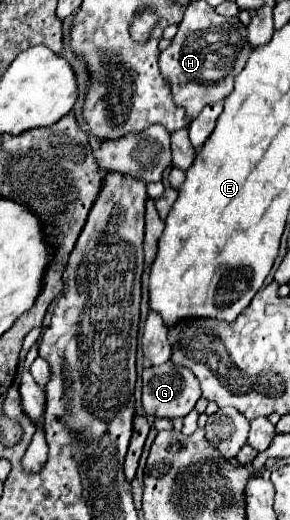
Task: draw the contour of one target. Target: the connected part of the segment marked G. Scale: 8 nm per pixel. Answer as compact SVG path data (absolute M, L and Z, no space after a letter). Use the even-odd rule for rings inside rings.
M167 361L159 367L149 367L143 371L143 409L151 417L167 417L167 419L185 417L195 407L199 397L201 385L187 367L179 367Z

